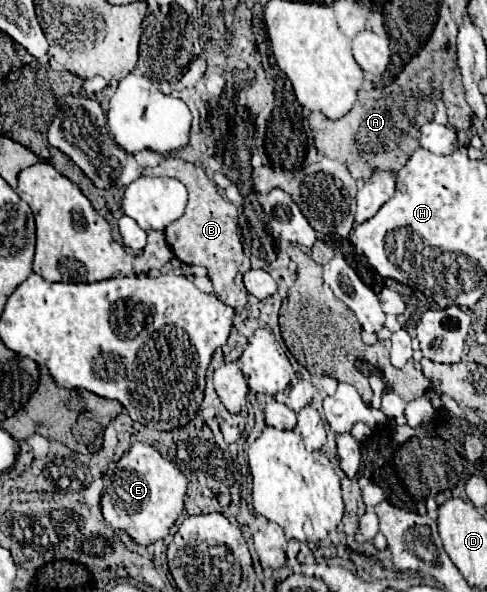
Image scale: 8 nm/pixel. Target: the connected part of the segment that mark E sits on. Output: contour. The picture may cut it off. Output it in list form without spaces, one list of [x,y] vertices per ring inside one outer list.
[[[135,444],[129,454],[109,466],[101,496],[101,512],[109,526],[123,530],[137,544],[149,546],[169,536],[171,526],[183,512],[185,492],[187,478],[179,468],[175,468],[175,464],[165,460],[149,444]]]

